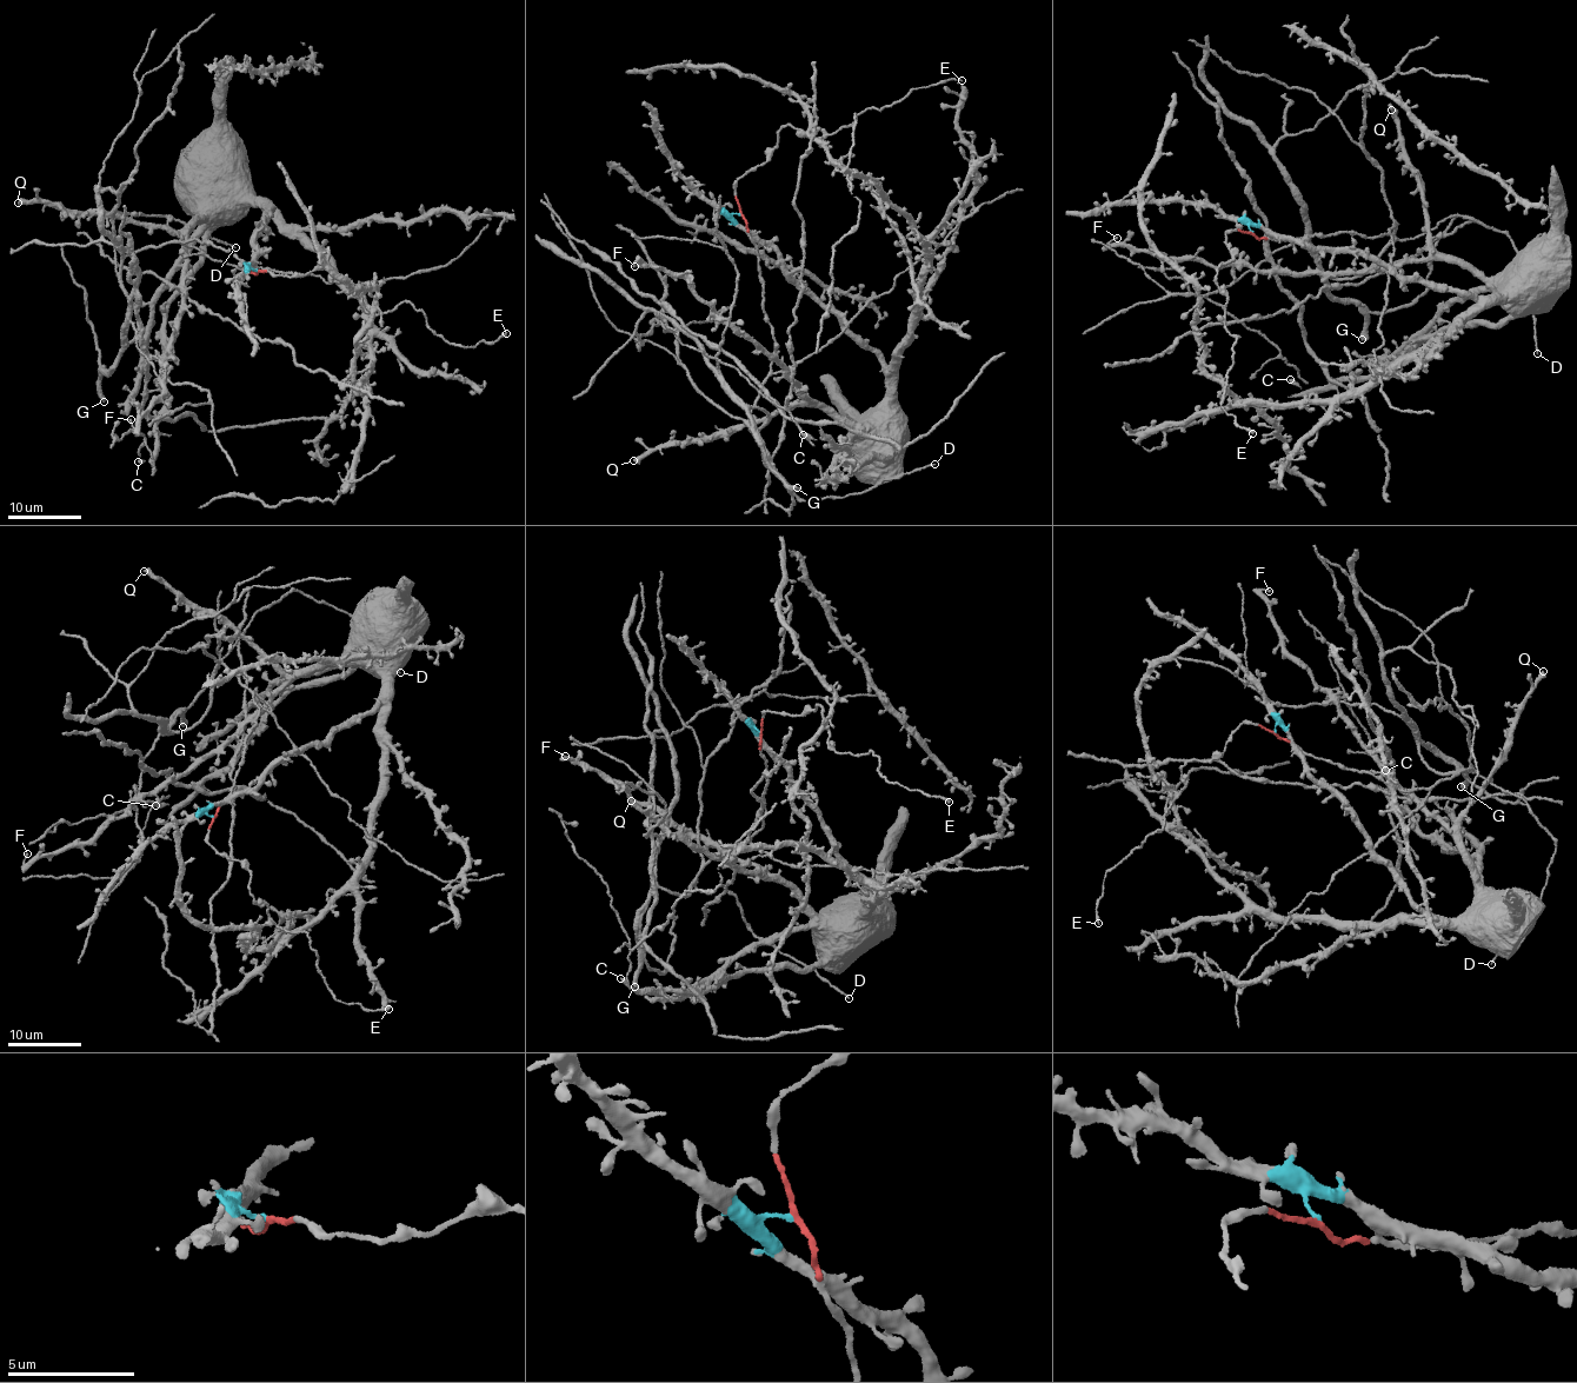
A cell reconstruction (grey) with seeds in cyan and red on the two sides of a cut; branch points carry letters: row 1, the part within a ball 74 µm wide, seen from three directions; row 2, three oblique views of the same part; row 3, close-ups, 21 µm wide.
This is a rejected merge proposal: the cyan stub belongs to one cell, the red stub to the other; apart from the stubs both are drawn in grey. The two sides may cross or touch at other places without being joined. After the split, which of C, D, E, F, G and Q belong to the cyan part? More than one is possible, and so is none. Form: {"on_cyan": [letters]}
{"on_cyan": ["C", "F", "Q"]}

